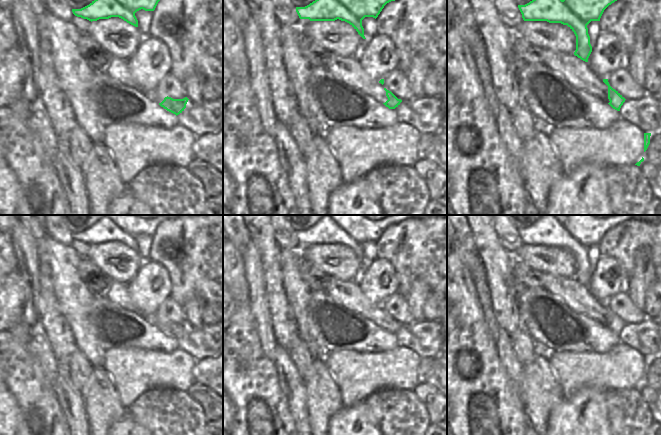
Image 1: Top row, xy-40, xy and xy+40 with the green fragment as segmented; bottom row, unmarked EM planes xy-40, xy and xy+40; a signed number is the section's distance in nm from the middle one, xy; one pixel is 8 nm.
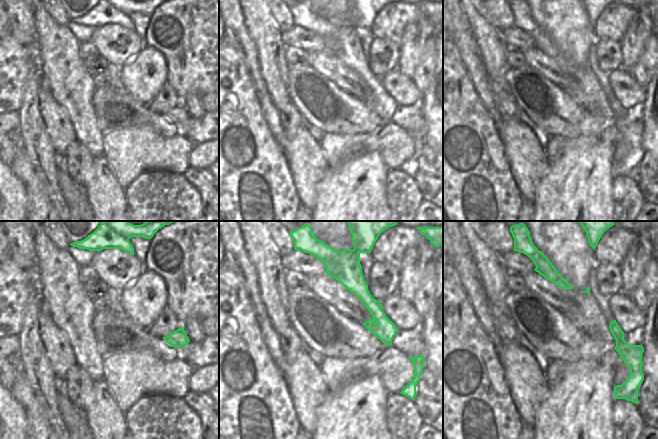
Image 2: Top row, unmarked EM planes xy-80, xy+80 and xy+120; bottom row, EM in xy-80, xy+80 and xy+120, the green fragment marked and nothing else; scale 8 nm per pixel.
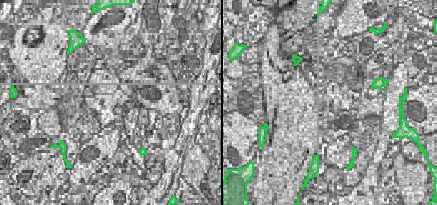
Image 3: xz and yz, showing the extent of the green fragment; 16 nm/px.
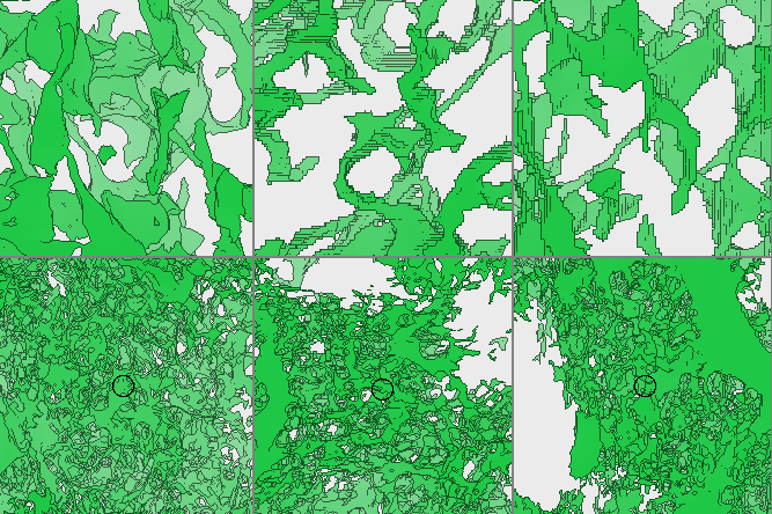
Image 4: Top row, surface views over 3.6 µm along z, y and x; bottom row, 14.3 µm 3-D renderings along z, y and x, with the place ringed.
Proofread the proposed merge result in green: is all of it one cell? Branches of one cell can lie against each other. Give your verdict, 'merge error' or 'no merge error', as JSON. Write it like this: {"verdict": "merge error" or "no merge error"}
{"verdict": "merge error"}

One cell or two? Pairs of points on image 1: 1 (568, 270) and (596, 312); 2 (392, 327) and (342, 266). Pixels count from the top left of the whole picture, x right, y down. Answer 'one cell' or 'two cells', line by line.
1: two cells
2: two cells

